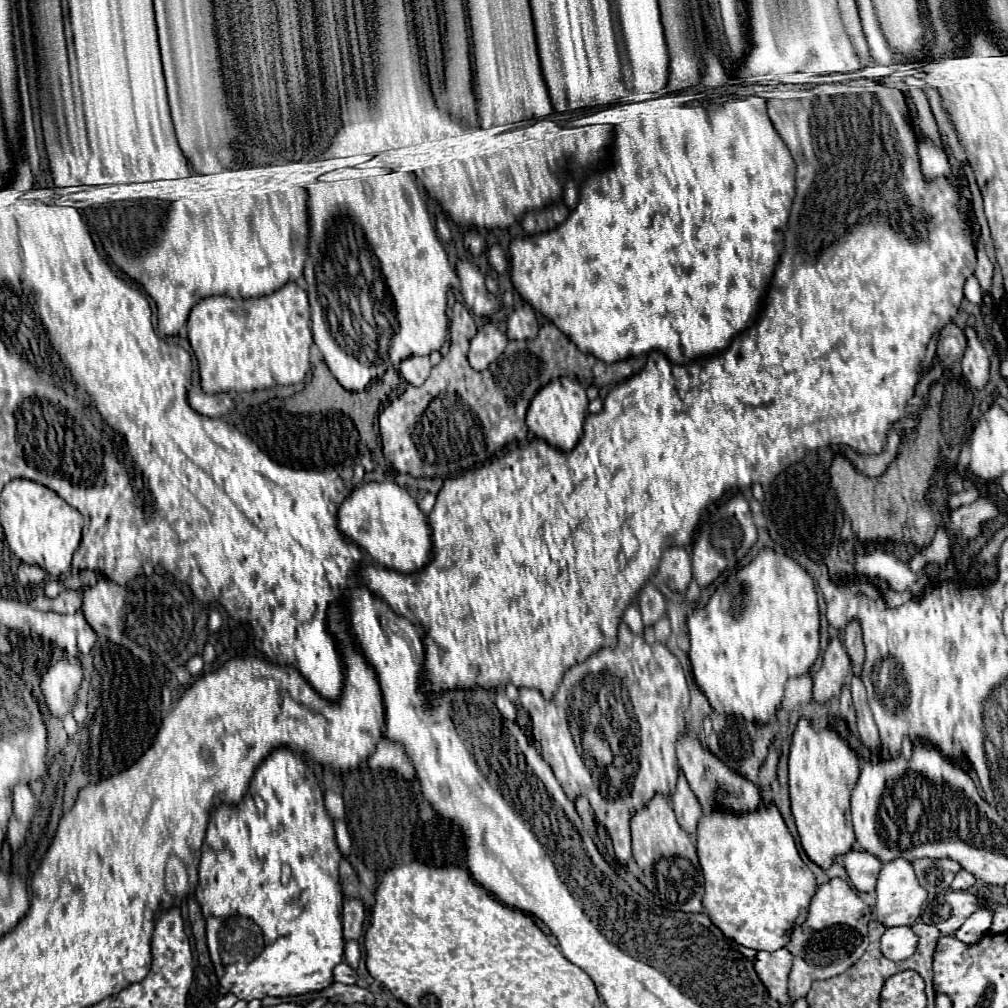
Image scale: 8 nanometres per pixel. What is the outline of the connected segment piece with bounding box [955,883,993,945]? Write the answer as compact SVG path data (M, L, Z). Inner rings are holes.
M979 885L977 889L977 899L979 899L979 909L961 925L961 929L955 933L955 937L967 945L979 943L989 933L991 921L993 921L993 909L987 907L993 899L989 897L989 885Z

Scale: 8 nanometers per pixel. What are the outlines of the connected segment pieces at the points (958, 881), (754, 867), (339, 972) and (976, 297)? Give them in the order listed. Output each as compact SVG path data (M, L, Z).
M961 869L961 871L955 875L955 879L953 879L953 883L951 883L951 889L963 889L963 891L967 891L967 889L971 889L975 883L977 883L977 879L975 879L969 871Z
M763 805L755 815L723 815L723 811L711 811L711 815L703 815L697 827L697 853L699 863L705 875L705 913L711 921L729 937L735 939L743 947L751 947L757 951L777 951L783 949L789 939L795 923L801 923L809 915L809 903L817 891L815 875L799 857L795 841L777 811L775 805Z
M339 963L335 967L333 975L335 975L335 983L343 983L343 985L355 985L357 983L357 973L347 963Z
M969 277L965 281L965 297L975 303L975 305L981 305L983 303L983 297L981 297L981 287L979 287L979 281L977 277Z

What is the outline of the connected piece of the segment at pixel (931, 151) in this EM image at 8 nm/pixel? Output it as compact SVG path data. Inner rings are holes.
M918 138L919 155L921 155L921 169L927 177L939 177L939 175L951 175L951 165L947 155L939 149L939 145Z

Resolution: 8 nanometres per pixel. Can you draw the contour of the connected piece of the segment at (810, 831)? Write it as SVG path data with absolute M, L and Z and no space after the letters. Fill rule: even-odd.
M801 719L795 727L789 753L791 811L797 823L801 845L807 857L821 869L829 869L837 855L851 851L855 835L849 823L849 797L859 779L859 765L849 745L833 731L813 731Z

